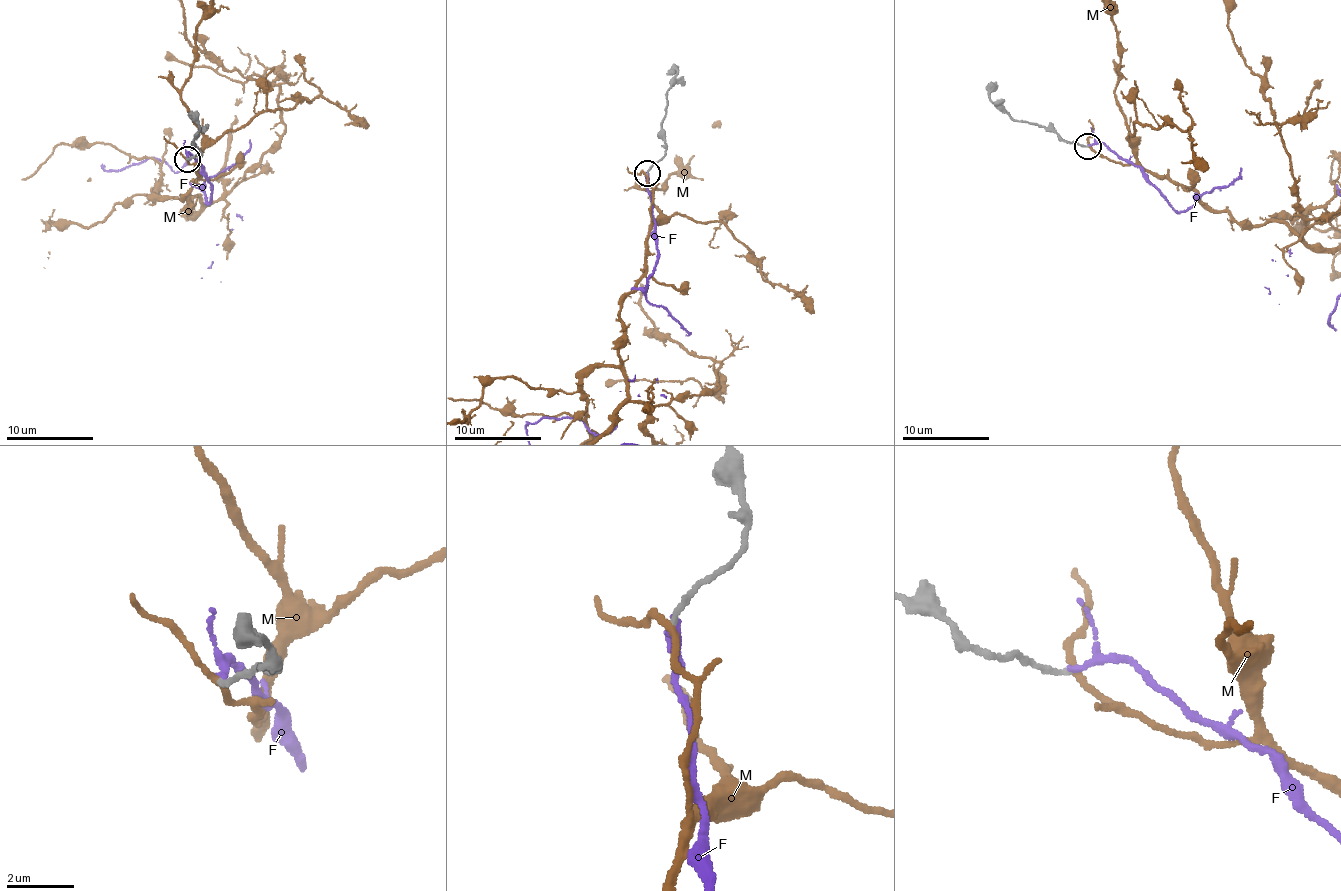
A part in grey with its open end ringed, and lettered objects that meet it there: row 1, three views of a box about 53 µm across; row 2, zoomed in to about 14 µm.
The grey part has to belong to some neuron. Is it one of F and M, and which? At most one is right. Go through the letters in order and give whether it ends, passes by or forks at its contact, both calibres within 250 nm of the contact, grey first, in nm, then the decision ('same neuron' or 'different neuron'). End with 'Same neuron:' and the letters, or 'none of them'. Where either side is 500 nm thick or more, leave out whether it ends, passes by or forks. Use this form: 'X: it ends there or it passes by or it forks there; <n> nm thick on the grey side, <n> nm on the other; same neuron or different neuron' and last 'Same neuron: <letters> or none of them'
F: it passes by; 170 nm thick on the grey side, 140 nm on the other; different neuron
M: it passes by; 170 nm thick on the grey side, 180 nm on the other; same neuron
Same neuron: M

